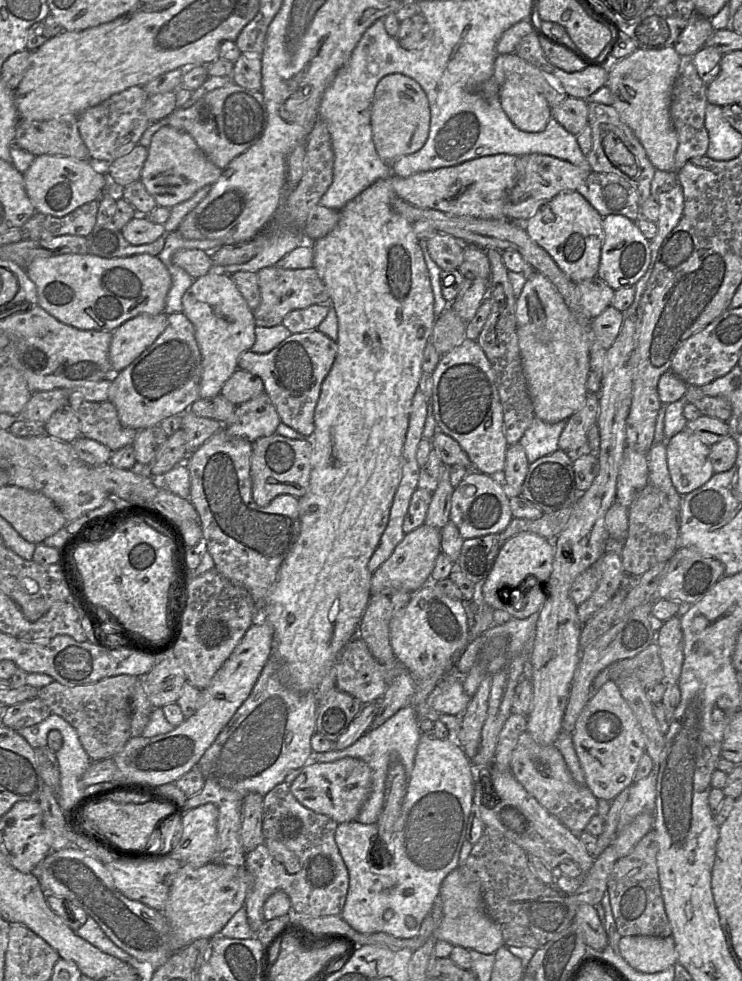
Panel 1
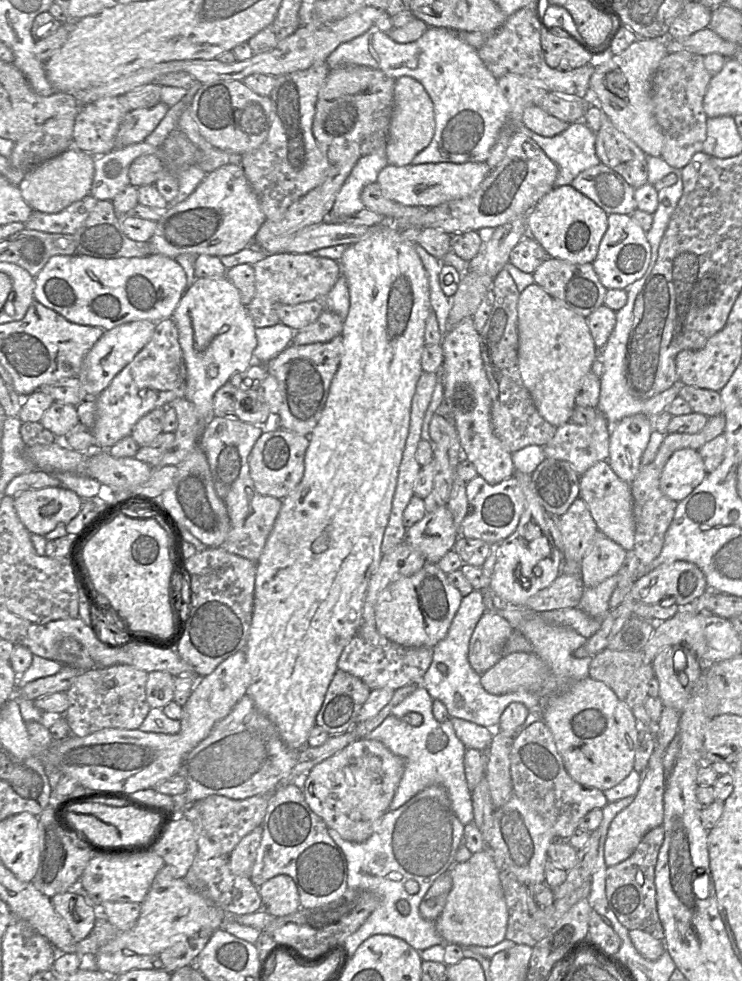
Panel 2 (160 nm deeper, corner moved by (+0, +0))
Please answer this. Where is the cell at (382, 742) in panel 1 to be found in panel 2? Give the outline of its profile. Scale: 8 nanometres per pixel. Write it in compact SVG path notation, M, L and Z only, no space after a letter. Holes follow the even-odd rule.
M419 686L396 705L386 718L356 723L349 731L355 735L356 740L368 738L382 742L392 753L404 760L404 773L390 803L390 811L403 806L422 790L437 785L445 789L456 817L465 826L474 819L471 791L464 769L467 748L457 737L450 719L445 722L435 719L432 712L433 701L426 688ZM409 712L422 715L423 722L420 726L409 725L401 719Z

